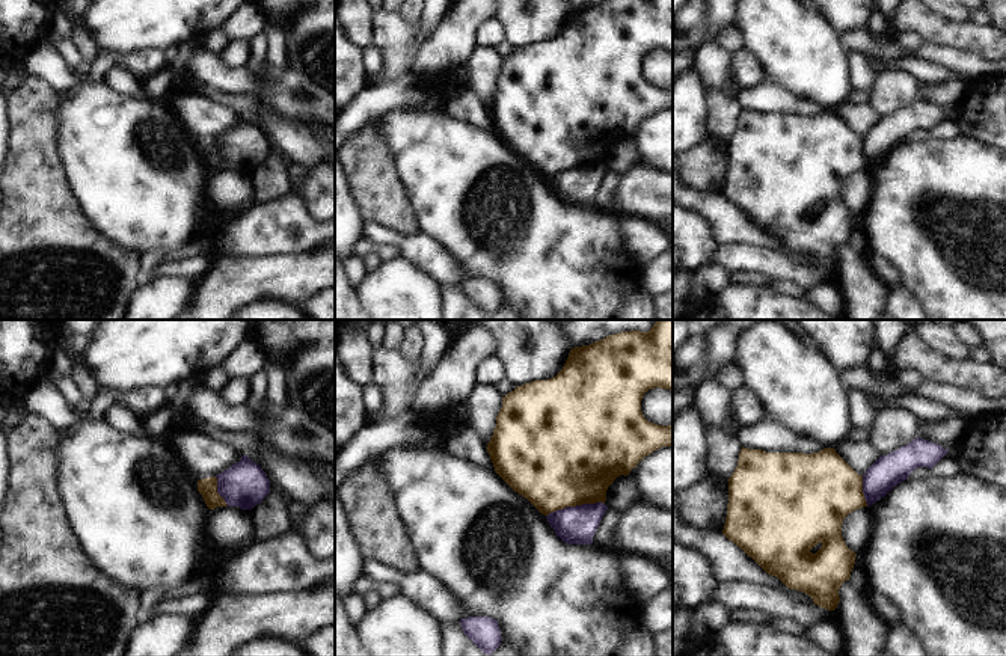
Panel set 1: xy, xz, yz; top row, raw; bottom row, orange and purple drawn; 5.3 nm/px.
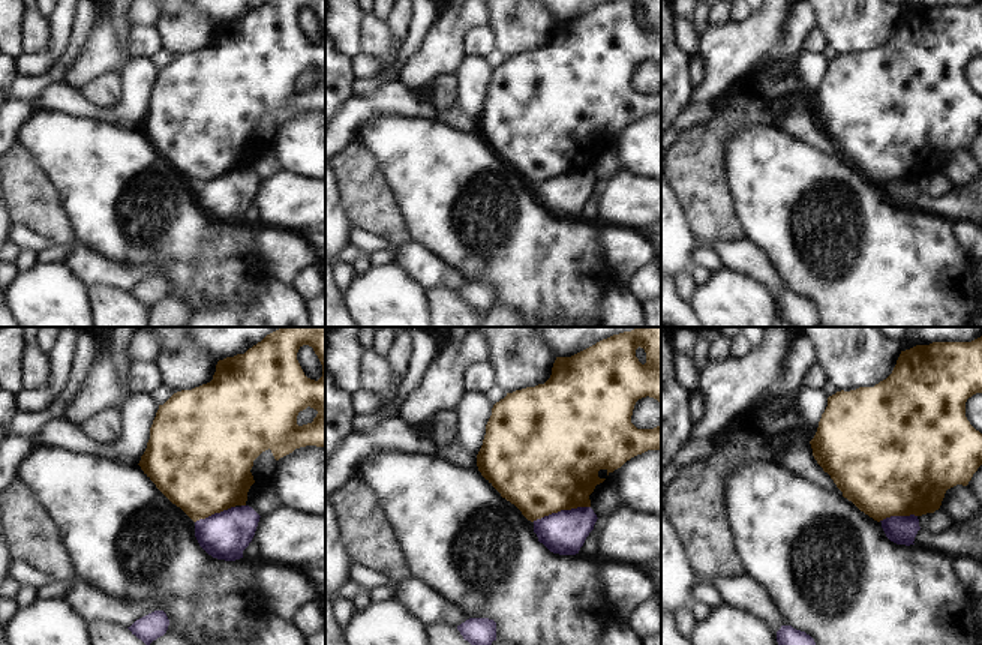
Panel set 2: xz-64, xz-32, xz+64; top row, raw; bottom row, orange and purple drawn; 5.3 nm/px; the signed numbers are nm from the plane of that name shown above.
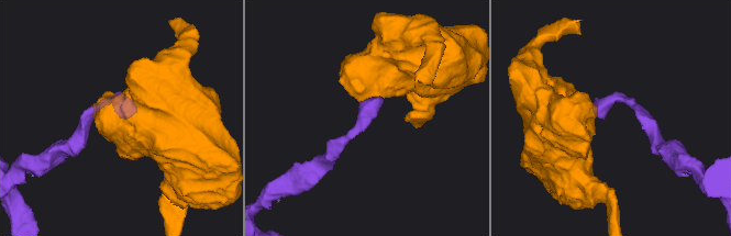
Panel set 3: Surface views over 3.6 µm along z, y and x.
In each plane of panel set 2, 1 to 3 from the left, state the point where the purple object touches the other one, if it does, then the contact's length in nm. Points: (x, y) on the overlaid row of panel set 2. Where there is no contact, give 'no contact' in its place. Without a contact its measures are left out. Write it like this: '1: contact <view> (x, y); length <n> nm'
1: contact xz-64 (215, 512); length 240 nm
2: contact xz-32 (561, 509); length 320 nm
3: contact xz+64 (897, 515); length 220 nm

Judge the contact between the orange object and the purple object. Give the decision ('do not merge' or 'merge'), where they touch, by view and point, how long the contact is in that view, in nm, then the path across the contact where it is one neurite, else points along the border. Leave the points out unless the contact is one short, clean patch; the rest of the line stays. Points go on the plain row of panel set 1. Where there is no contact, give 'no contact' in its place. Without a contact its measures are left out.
do not merge; contact xz (575, 168); length 320 nm; border xz (604, 165), (566, 168), (546, 178)

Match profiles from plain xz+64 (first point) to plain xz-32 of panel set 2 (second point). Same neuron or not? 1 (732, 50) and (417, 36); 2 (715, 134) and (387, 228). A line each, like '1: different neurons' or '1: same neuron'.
1: different neurons
2: same neuron

